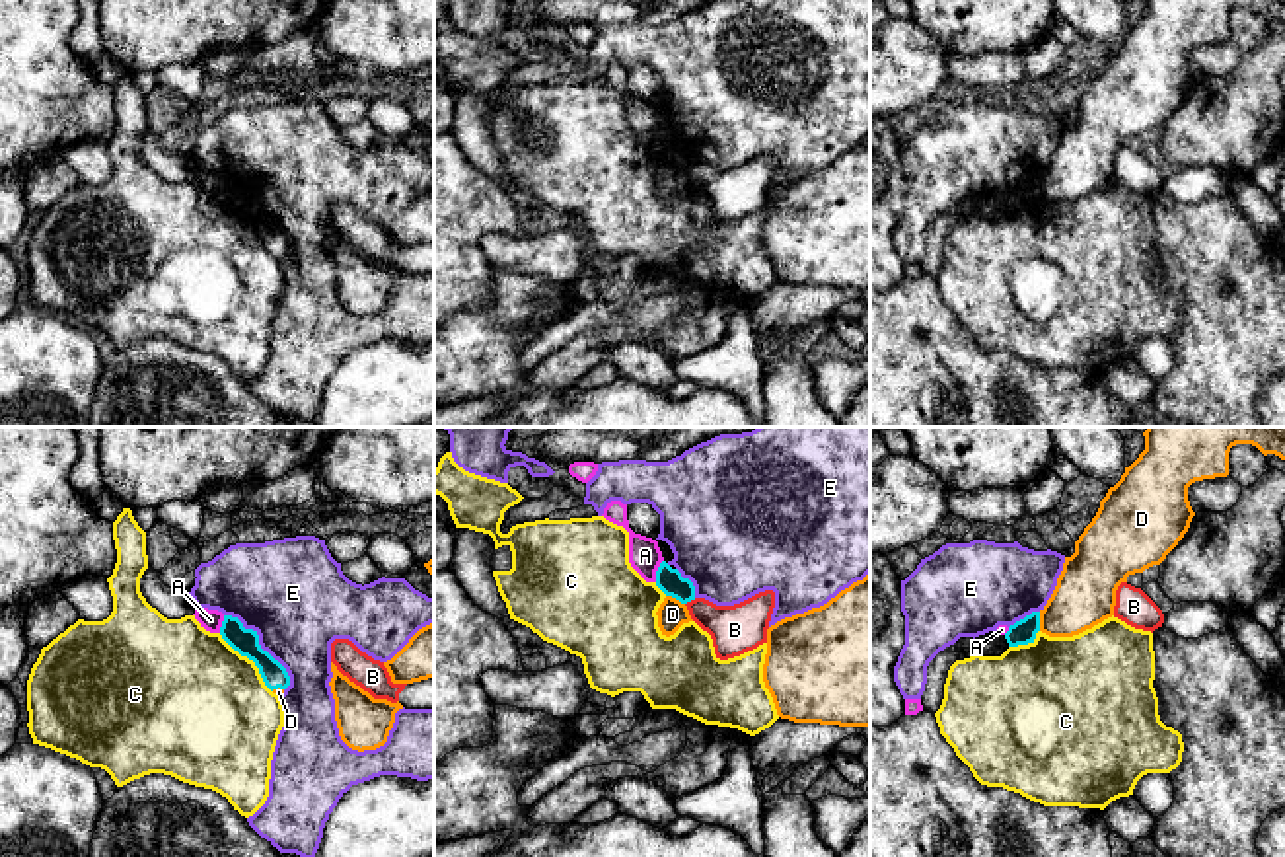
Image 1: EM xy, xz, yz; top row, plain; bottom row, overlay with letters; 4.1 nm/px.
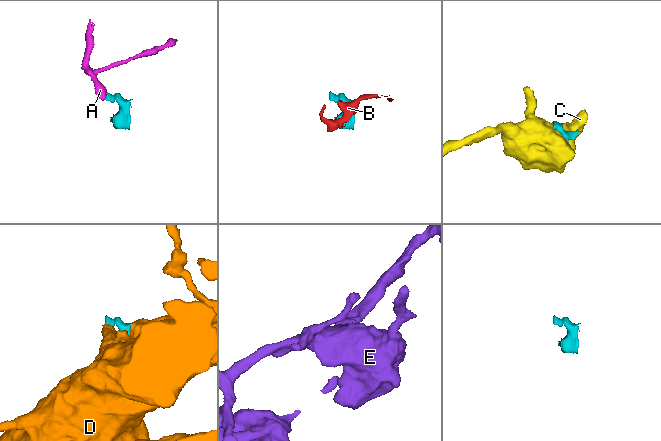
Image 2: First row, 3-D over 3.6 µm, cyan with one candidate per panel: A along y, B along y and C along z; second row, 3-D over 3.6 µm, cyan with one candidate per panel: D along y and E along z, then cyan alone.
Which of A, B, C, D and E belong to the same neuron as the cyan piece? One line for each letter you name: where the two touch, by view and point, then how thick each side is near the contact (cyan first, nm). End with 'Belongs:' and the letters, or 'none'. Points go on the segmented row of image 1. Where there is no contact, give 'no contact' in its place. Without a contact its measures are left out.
D: xz (676, 598) | 110/120 nm
Belongs: D

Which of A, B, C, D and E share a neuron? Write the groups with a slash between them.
A / B / C / D / E

